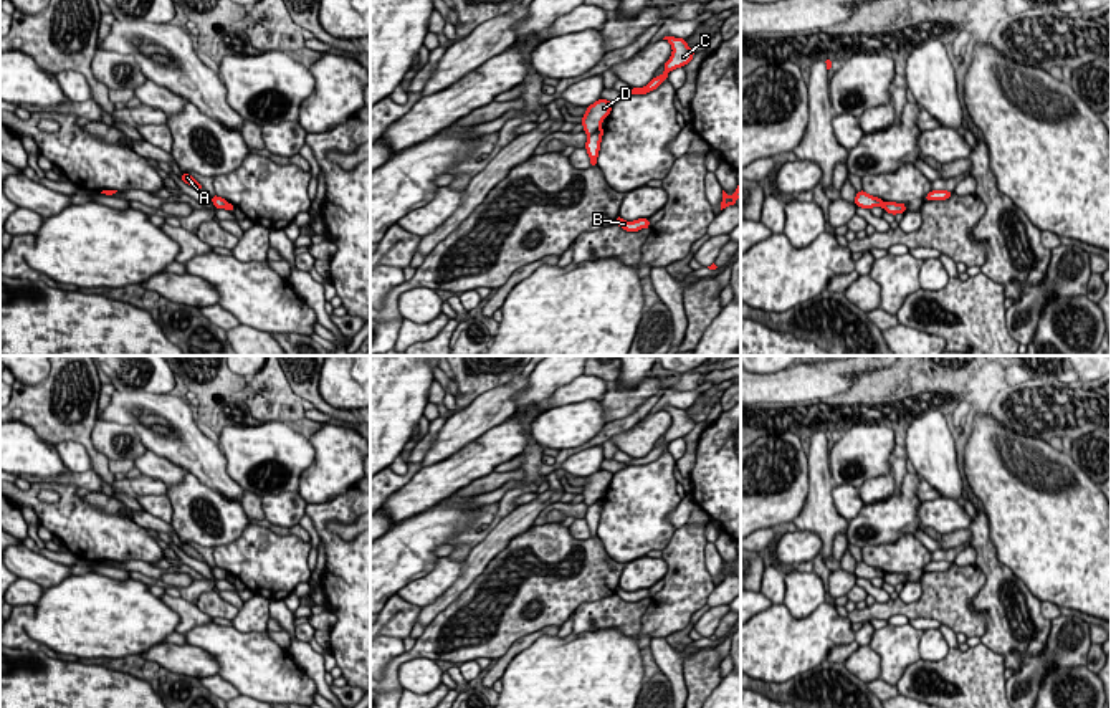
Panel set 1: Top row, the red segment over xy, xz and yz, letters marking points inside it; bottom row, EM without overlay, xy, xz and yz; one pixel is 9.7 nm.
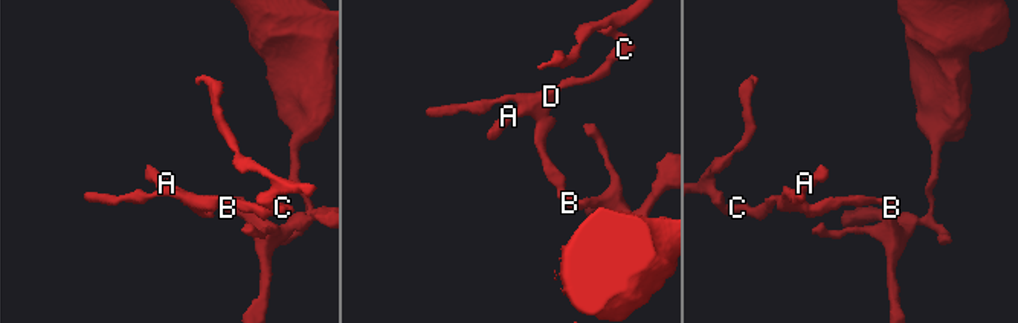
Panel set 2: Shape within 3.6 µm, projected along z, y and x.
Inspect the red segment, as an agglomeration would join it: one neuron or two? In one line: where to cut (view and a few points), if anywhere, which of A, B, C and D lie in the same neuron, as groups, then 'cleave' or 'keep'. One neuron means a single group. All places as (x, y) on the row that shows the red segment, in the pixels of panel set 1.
cut xz (600, 128), (589, 136); groups A C D / B; cleave

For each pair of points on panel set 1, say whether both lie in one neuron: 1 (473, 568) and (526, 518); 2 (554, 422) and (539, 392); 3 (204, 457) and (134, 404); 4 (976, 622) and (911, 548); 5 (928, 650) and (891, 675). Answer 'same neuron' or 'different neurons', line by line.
1: same neuron
2: different neurons
3: same neuron
4: different neurons
5: different neurons

